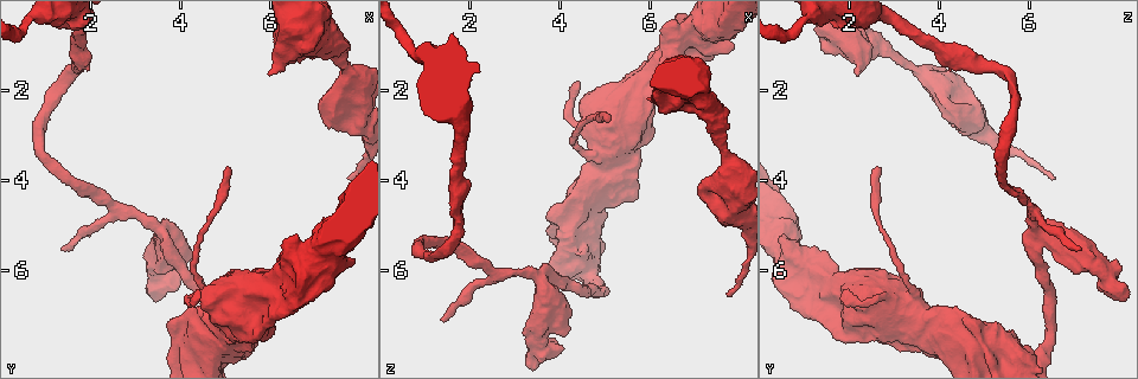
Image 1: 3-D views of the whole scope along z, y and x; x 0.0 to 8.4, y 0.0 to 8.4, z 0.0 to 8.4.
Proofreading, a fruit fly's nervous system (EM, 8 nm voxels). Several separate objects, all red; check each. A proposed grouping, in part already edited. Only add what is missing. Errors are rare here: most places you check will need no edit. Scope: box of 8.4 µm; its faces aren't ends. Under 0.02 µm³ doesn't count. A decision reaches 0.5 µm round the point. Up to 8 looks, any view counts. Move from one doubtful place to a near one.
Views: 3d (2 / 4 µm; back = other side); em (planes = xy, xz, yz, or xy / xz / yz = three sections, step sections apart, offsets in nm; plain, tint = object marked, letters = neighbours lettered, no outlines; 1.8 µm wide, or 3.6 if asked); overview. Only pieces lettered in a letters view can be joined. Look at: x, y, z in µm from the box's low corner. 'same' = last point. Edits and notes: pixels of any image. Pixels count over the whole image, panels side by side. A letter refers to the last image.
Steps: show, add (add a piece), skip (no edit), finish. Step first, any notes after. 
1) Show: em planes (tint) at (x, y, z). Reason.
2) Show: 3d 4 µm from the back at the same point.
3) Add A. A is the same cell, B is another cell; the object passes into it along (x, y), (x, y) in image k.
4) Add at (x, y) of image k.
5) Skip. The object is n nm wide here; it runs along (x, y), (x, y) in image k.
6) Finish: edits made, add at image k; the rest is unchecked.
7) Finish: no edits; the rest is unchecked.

Show: em planes (letters) at (5.05, 3.75, 2.65). End of a long branch.

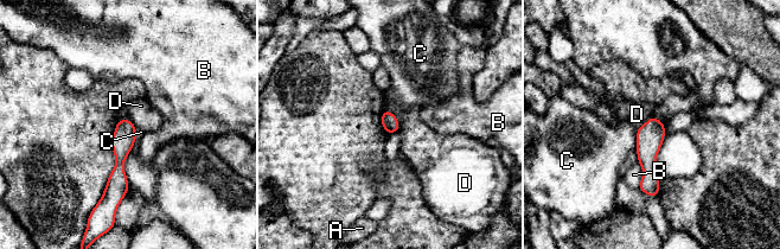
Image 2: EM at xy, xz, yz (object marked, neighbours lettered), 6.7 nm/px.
Skip. The longest contact is with D, 180 nm; A, B, C and D are other cells; it runs along (127, 122), (120, 154), (119, 196) in image 2; none of them fits.

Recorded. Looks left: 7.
Show: em planes (letters) at (3.55, 5.20, 6.10). Sharp bend.

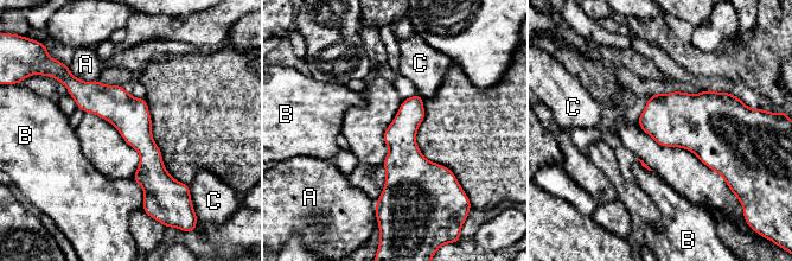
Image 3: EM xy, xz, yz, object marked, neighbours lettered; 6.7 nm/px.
Skip. A, B and C are other cells; it runs along (78, 83), (145, 144), (147, 201) in image 3; none of them fits.

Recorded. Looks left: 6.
Show: 3d 4 µm at (3.55, 6.05, 7.70). Sharp bend.

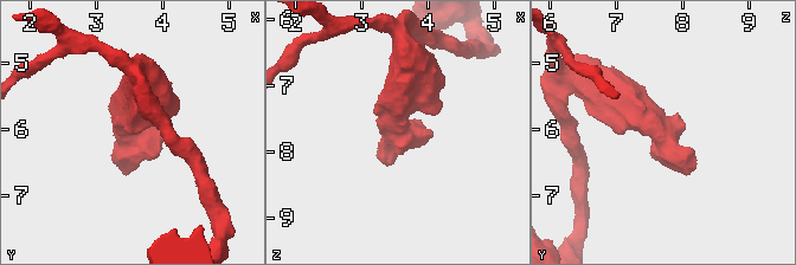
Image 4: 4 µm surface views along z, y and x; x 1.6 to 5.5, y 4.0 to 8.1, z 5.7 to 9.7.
Show: em planes (letters) at (3.50, 6.10, 7.75).

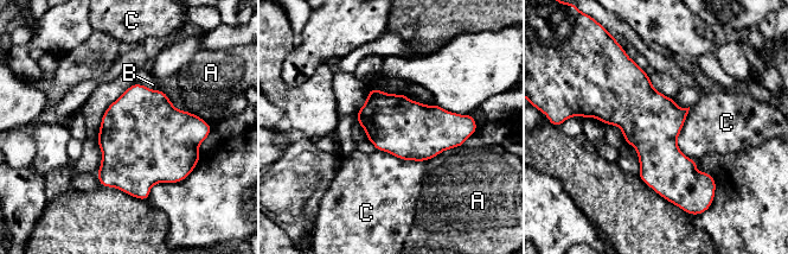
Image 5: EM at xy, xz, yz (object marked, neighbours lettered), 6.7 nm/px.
Skip. The object is 400 nm wide here; A, B and C are other cells; no lettered piece goes on from it.

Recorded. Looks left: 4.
Finish: no edits; the rest is unchecked.

